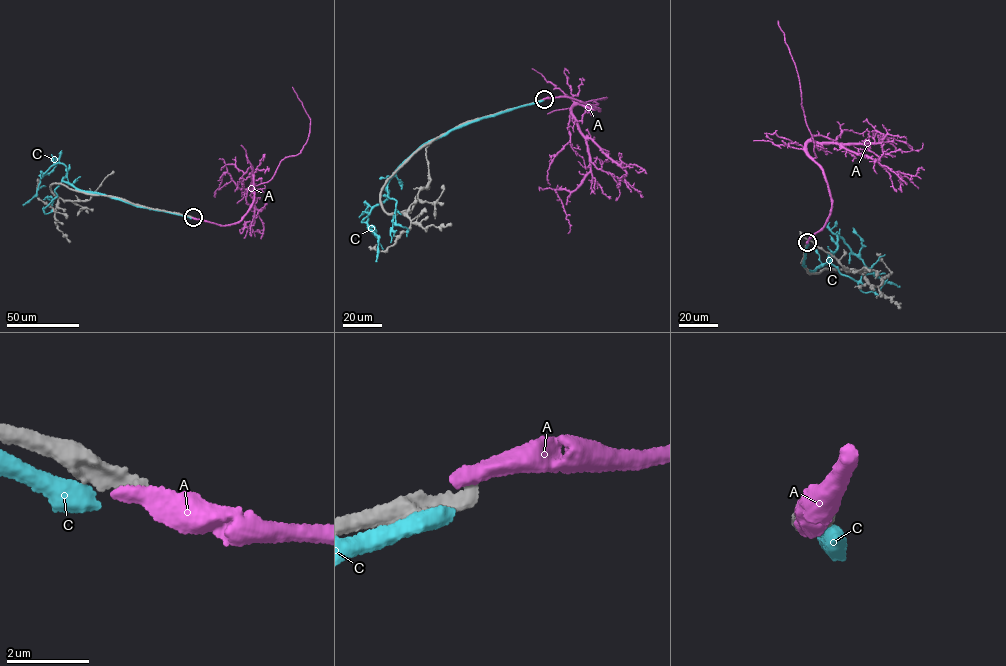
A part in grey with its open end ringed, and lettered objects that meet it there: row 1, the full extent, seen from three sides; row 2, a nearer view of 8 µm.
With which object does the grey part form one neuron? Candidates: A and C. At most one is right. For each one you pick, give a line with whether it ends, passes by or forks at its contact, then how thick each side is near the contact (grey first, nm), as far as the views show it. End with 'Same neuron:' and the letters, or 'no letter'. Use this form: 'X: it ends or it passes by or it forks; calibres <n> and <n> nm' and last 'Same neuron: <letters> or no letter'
Same neuron: no letter

